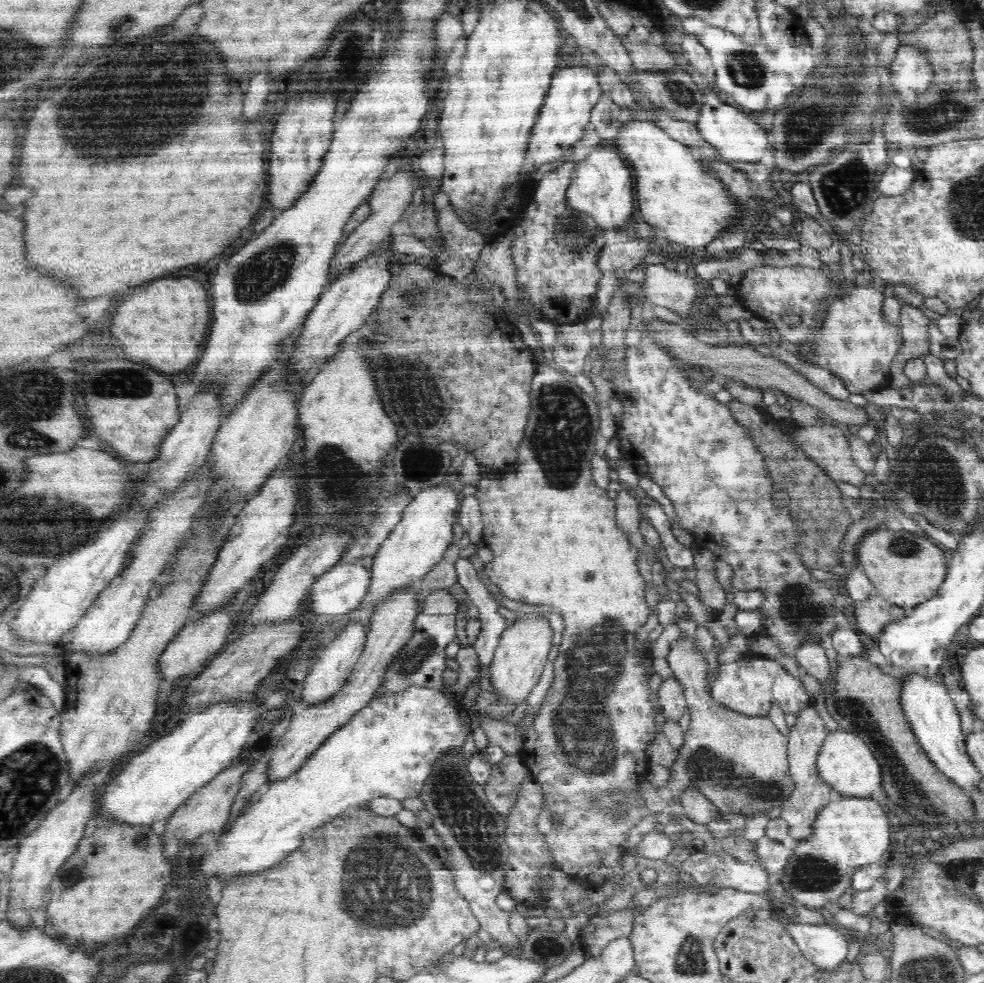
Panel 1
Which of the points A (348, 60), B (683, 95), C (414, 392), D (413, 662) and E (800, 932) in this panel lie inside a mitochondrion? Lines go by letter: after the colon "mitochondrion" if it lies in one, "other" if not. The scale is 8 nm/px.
A: mitochondrion
B: mitochondrion
C: mitochondrion
D: mitochondrion
E: other

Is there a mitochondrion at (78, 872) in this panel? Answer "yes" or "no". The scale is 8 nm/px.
yes

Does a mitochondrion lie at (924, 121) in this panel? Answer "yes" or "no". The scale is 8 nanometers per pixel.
yes

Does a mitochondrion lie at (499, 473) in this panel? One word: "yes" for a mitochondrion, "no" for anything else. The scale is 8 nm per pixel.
no

